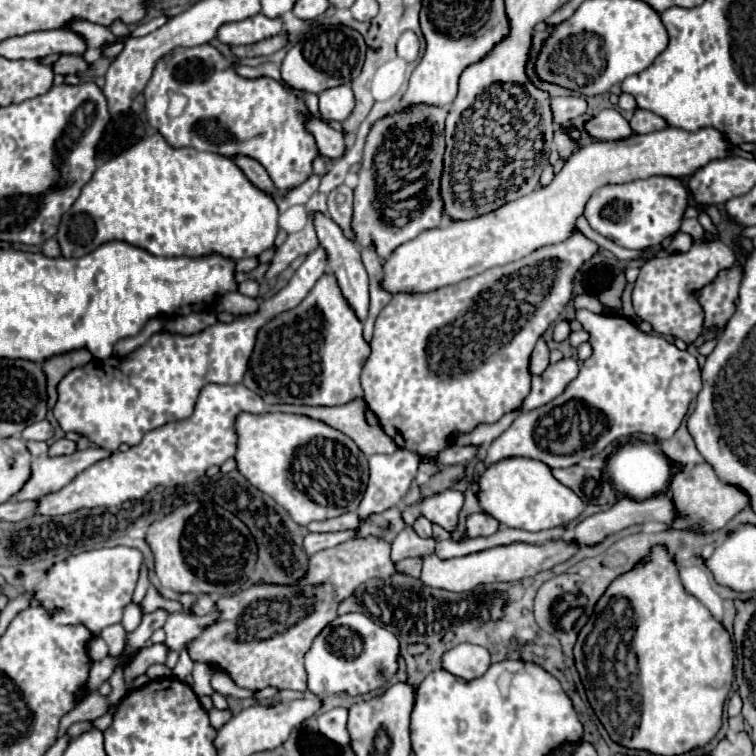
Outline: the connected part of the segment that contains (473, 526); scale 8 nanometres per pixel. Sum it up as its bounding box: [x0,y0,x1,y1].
[466,514,498,538]

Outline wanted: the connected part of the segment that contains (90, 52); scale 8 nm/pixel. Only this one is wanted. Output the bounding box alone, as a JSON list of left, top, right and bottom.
[64,18,128,62]

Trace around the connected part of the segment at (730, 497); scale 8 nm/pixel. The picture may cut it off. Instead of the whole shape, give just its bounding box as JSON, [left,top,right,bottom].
[670,462,750,532]

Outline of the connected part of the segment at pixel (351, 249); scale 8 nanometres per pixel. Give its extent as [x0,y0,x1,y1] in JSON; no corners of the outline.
[314,214,368,320]

